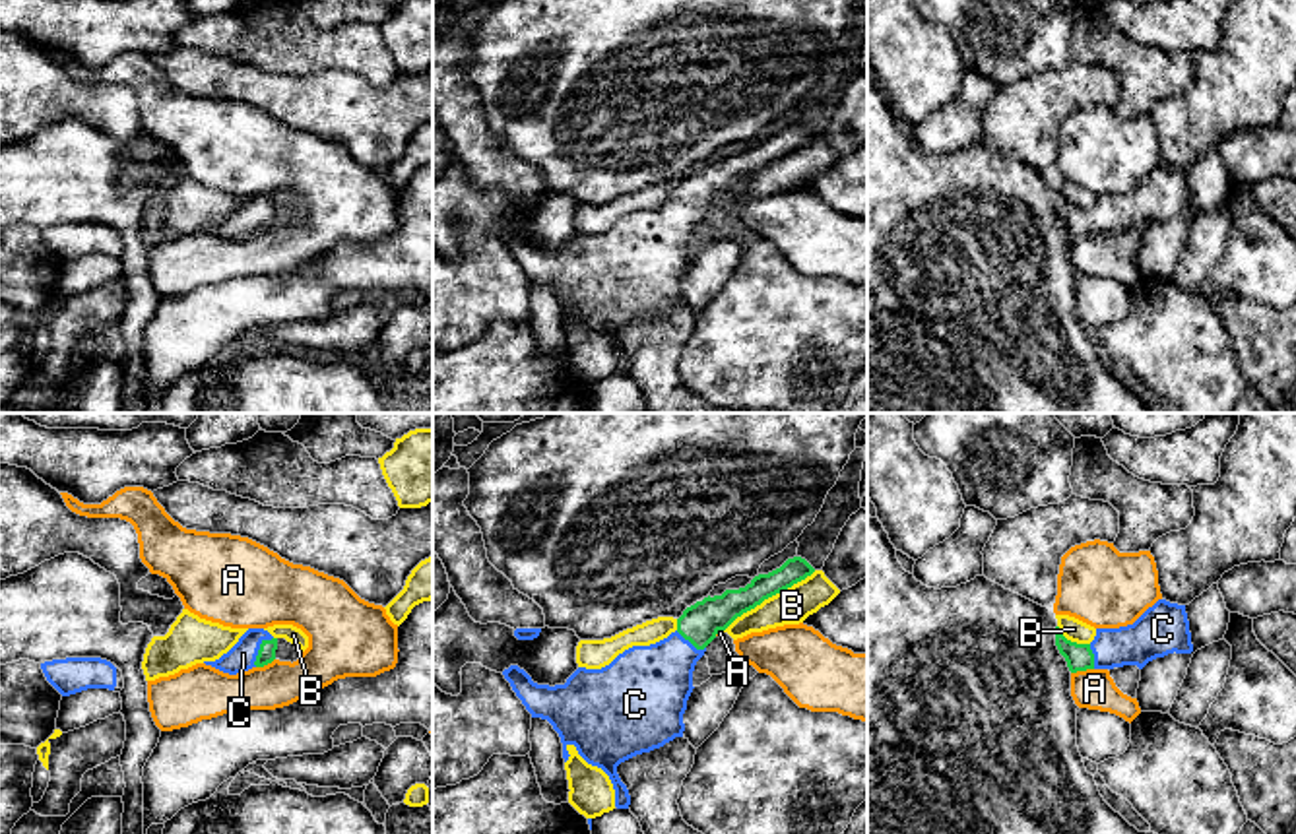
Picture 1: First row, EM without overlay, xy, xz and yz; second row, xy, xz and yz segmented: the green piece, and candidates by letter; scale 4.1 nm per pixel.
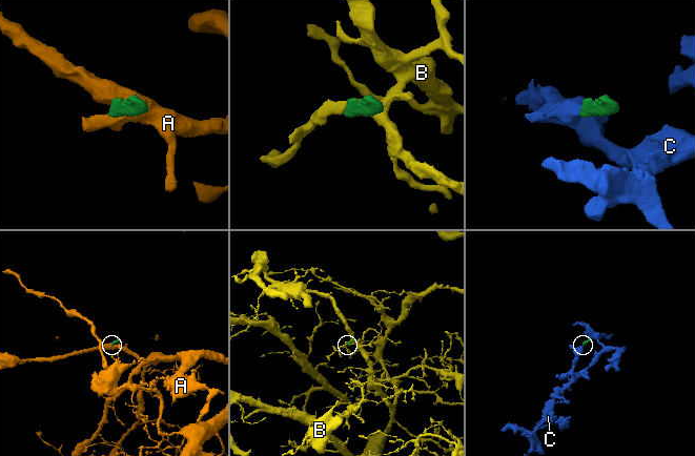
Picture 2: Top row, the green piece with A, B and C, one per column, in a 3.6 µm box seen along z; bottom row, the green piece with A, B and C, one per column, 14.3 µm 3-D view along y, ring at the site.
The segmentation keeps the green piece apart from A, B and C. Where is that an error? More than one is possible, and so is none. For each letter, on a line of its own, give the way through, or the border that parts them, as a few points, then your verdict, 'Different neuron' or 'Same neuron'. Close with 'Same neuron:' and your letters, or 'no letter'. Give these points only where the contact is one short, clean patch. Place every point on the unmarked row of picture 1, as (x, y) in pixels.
A: Different neuron
B: Different neuron
C: Path across: xy (266, 220), (259, 216), (243, 220). Same neuron
Same neuron: C

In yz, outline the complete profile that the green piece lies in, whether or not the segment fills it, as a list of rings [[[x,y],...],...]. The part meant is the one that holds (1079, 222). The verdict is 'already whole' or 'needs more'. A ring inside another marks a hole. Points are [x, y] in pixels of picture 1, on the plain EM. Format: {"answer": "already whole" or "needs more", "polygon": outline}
{"answer": "needs more", "polygon": [[[1158,165],[1133,190],[1096,194],[1090,209],[1067,206],[1055,192],[1055,211],[1071,239],[1123,231],[1143,235],[1156,223],[1193,217],[1185,171],[1166,165]]]}

